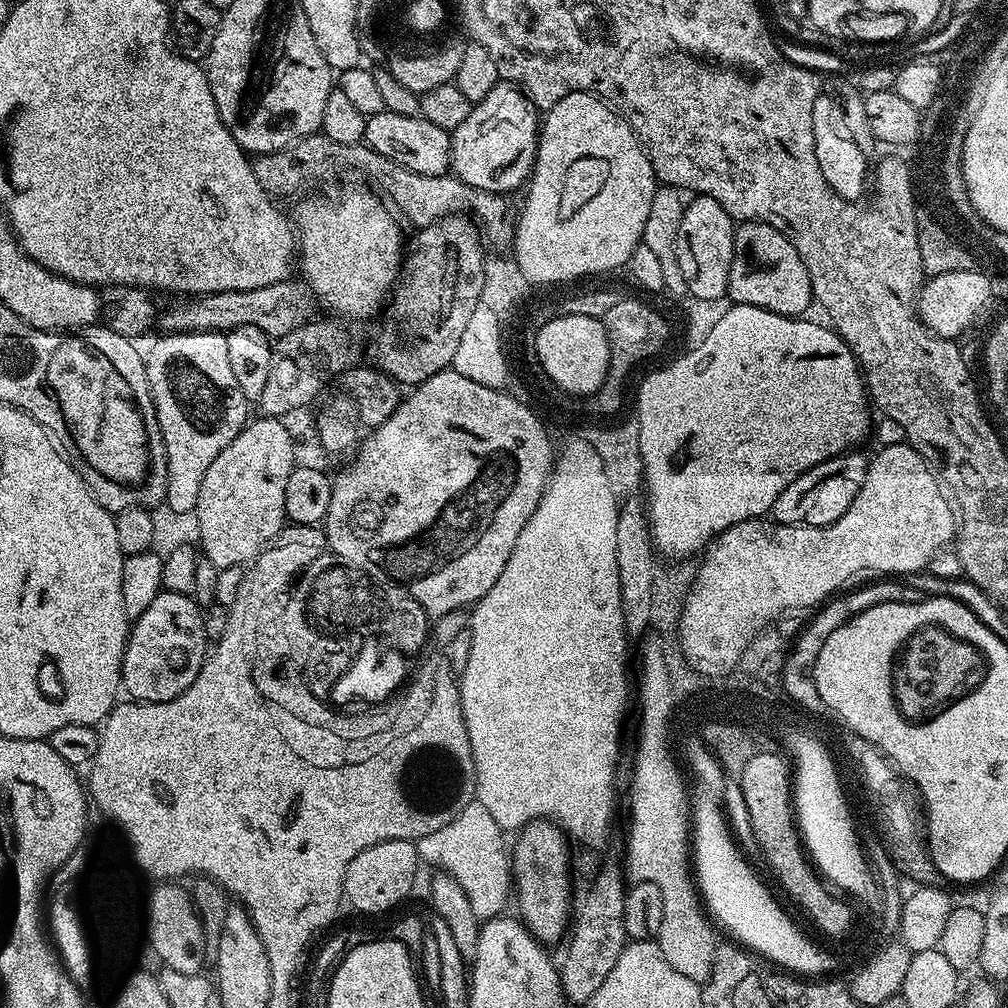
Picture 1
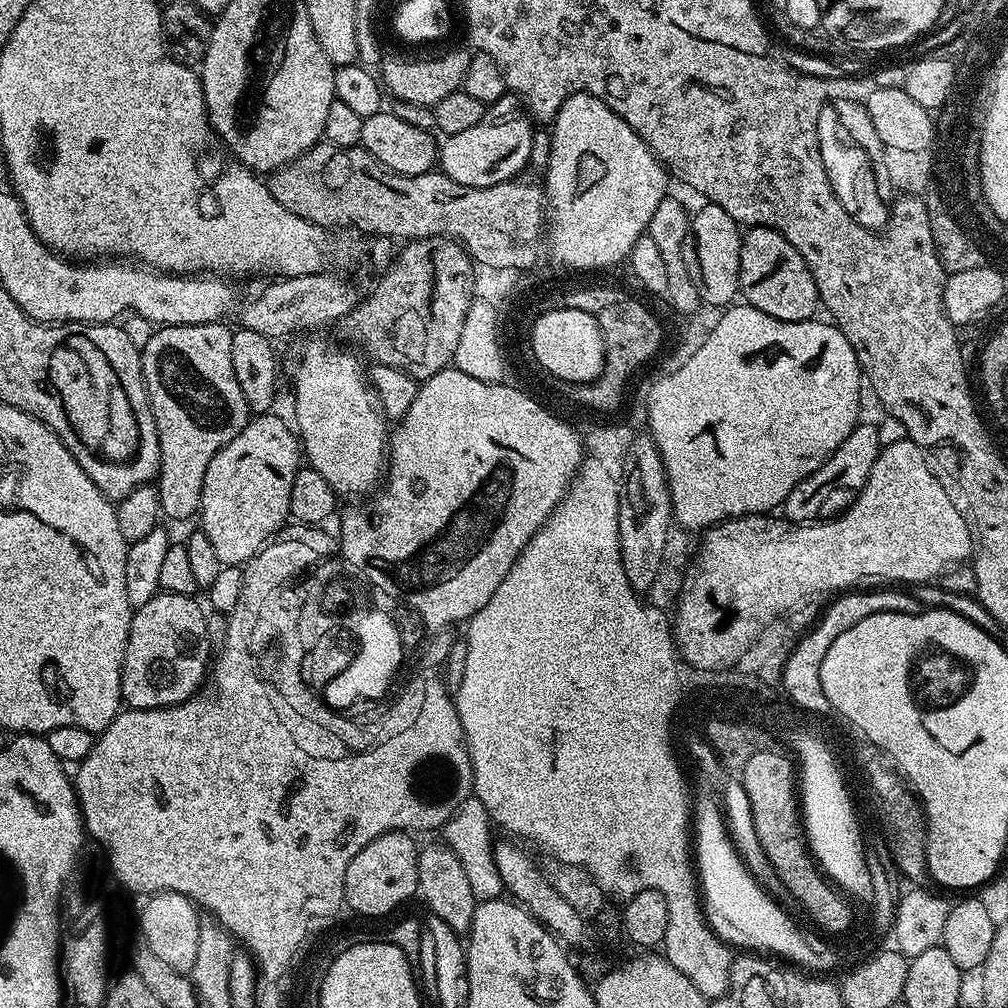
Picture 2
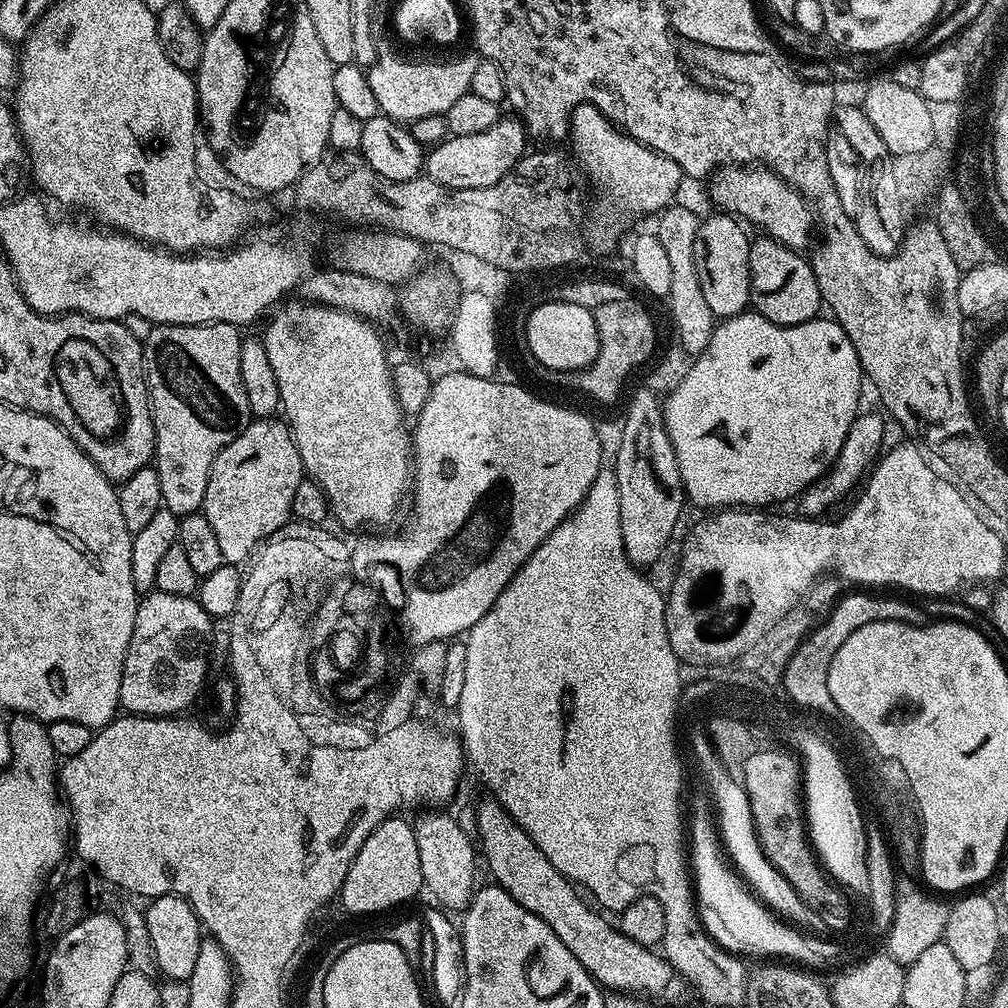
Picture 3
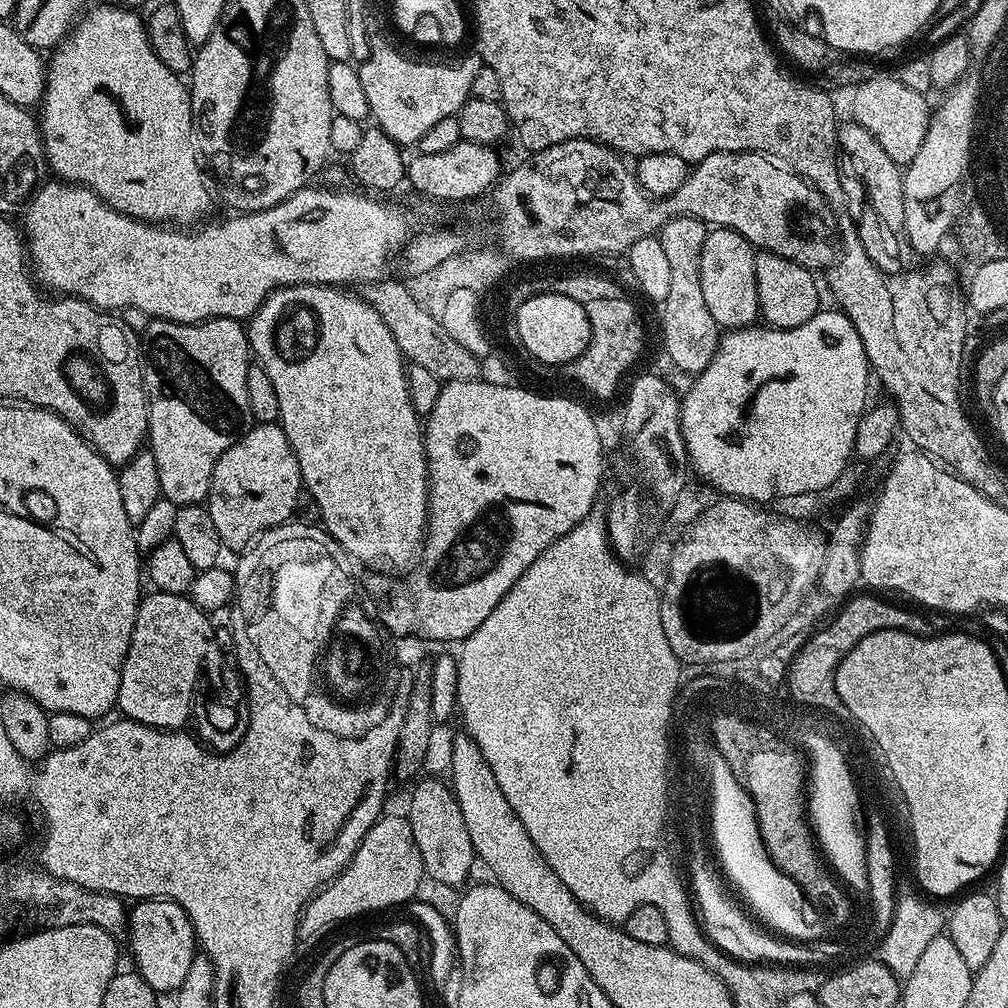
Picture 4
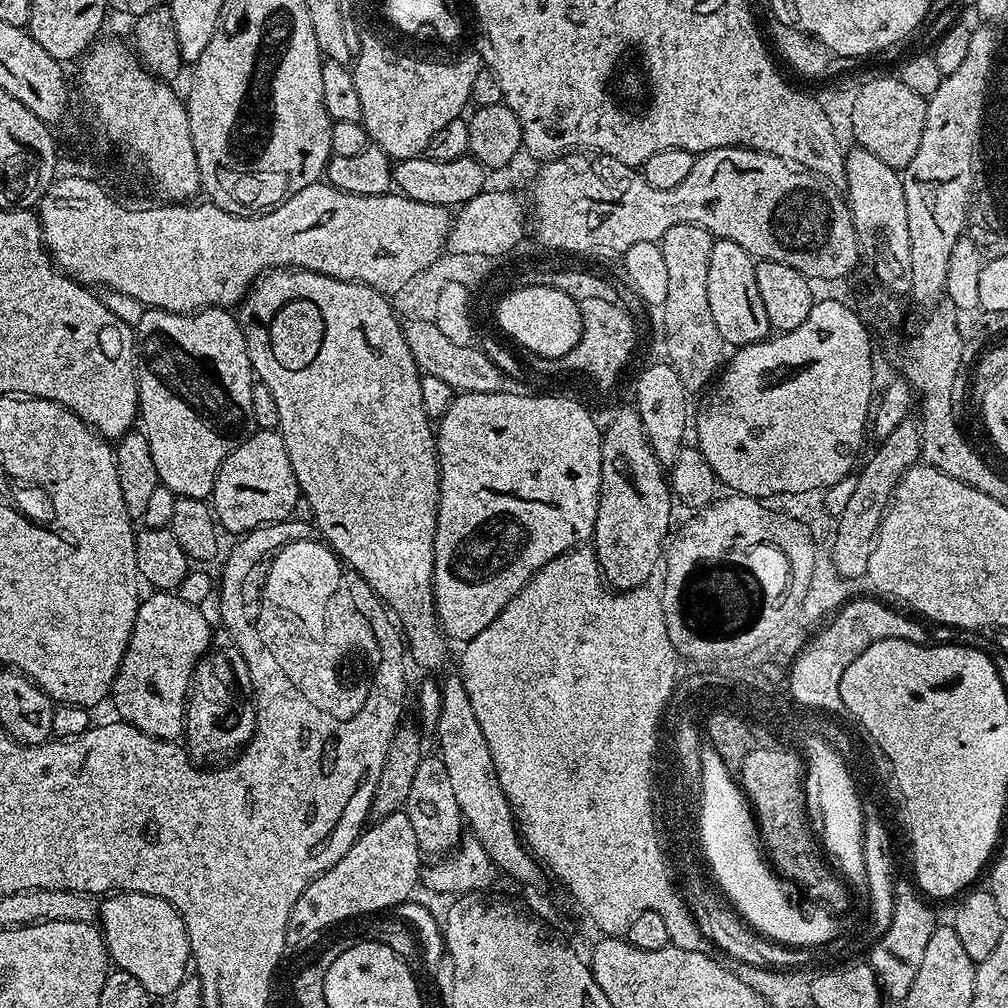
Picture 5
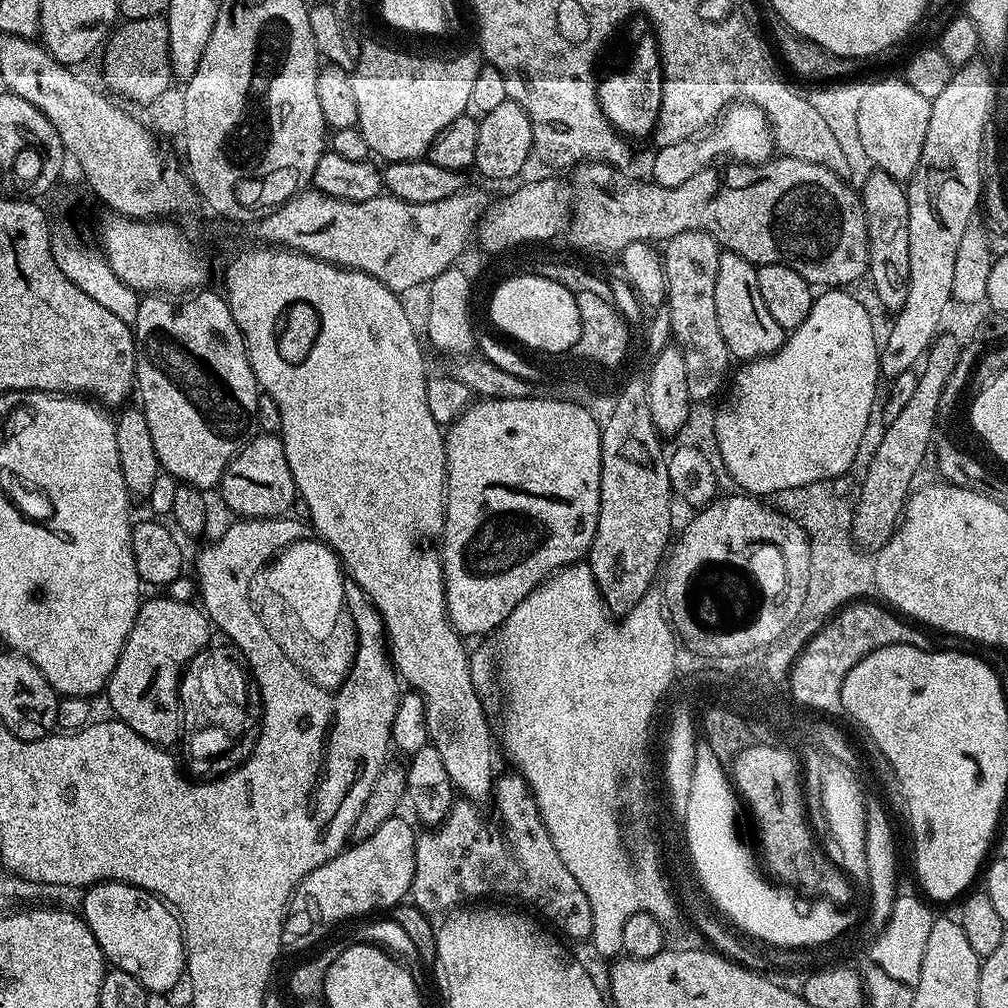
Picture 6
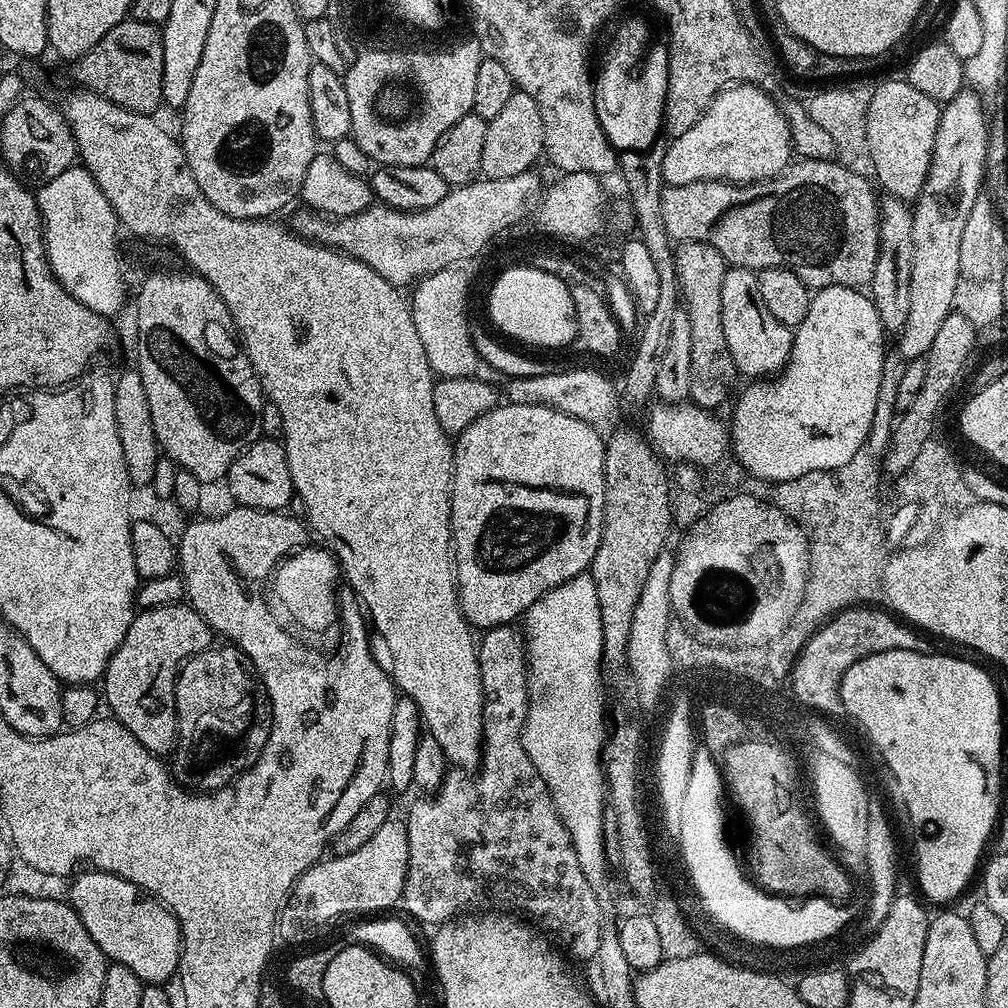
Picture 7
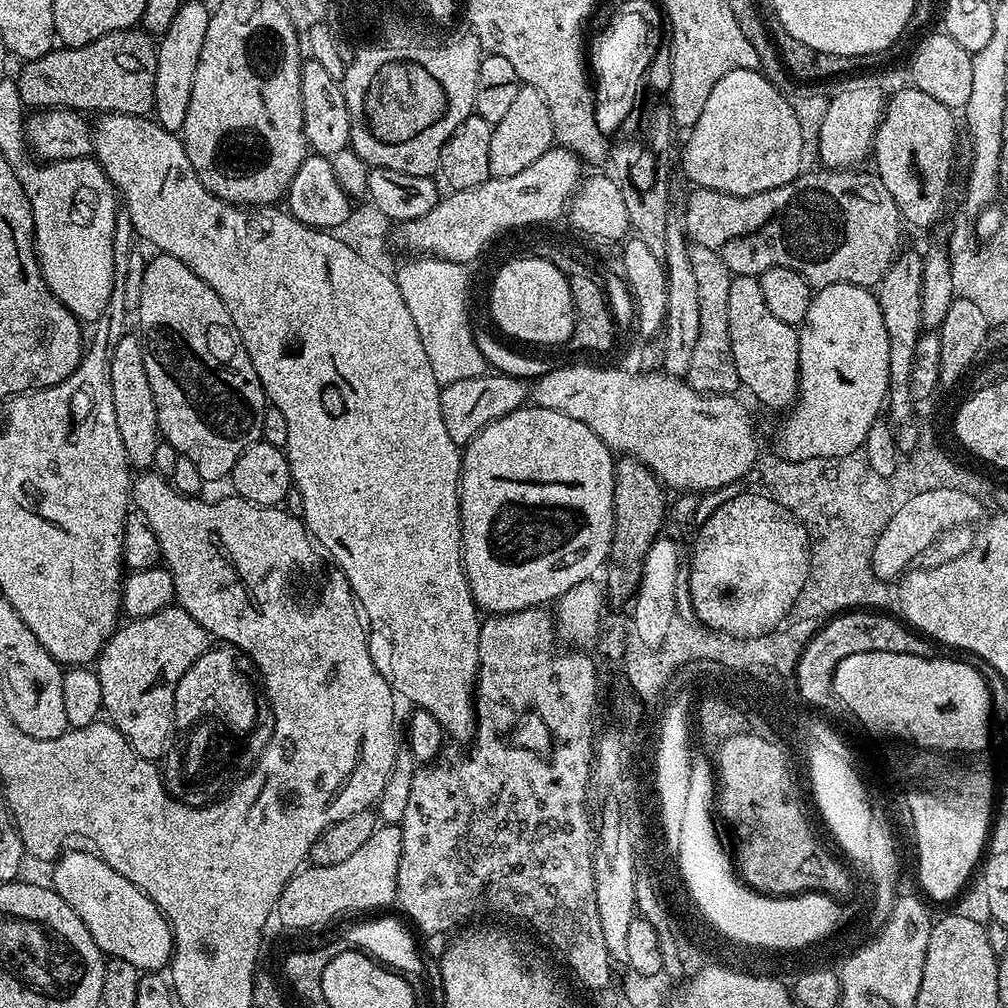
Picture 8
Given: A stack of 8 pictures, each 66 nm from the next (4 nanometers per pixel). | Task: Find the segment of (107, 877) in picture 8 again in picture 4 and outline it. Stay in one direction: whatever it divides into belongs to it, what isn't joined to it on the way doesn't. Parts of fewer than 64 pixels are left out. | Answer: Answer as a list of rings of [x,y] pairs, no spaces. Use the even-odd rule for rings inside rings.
[[[142,900],[131,905],[126,916],[127,924],[128,944],[132,947],[135,971],[156,993],[175,993],[190,971],[190,962],[198,955],[196,931],[184,913],[184,908],[172,900]]]

